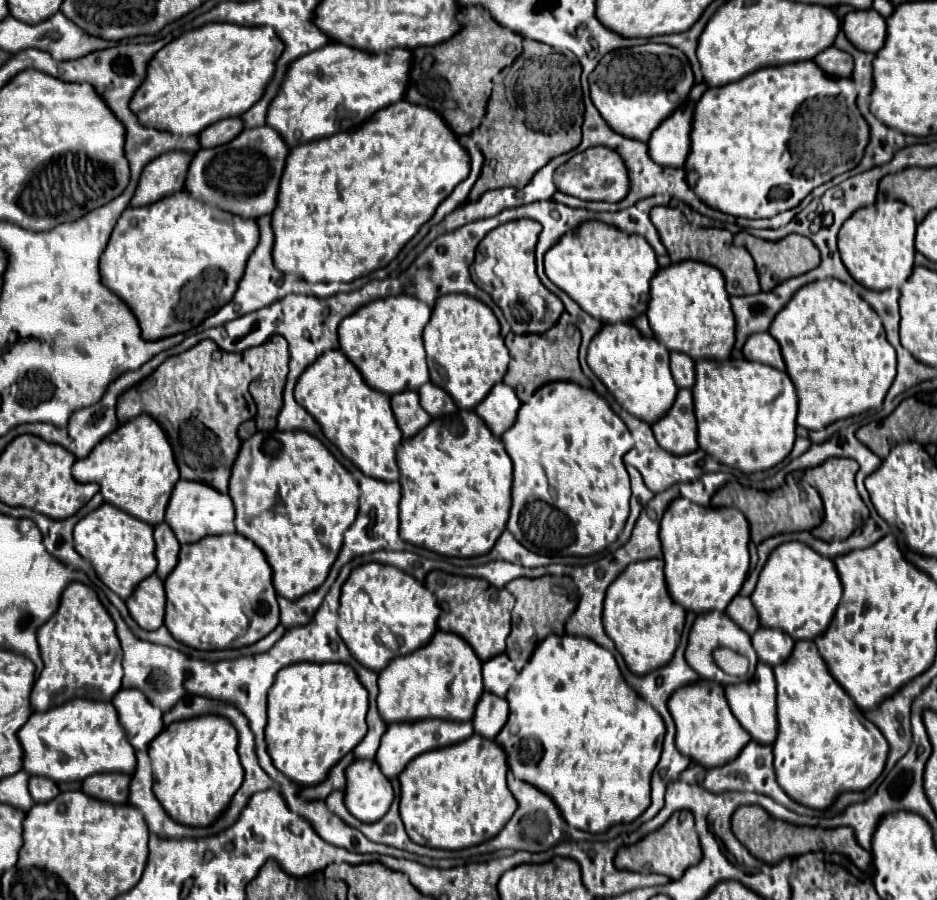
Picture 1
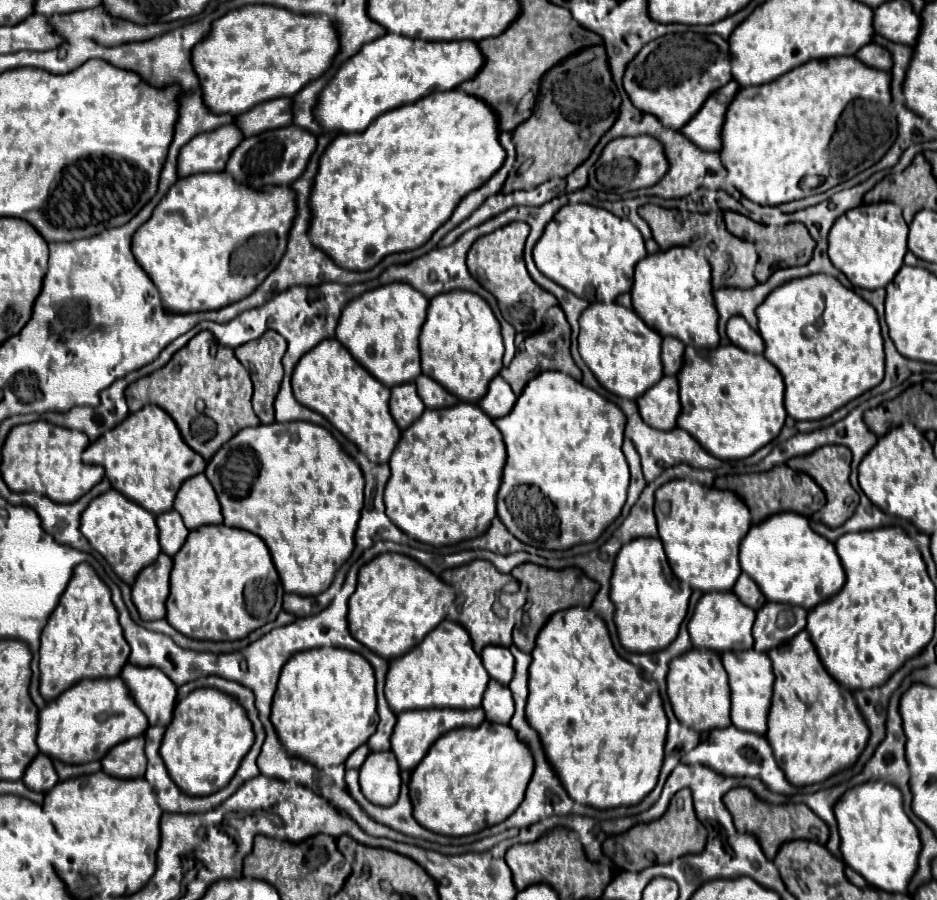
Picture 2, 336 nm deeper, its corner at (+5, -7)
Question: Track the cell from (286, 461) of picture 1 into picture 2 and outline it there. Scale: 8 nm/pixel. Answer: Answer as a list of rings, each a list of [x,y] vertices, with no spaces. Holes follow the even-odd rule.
[[[274,422],[274,424],[260,424],[256,428],[244,428],[242,432],[238,432],[232,440],[228,440],[228,444],[224,444],[220,448],[220,452],[216,452],[216,456],[210,458],[208,462],[208,468],[204,472],[208,476],[208,480],[212,482],[216,494],[218,494],[218,500],[222,504],[222,514],[224,514],[224,524],[232,526],[232,528],[240,528],[240,530],[248,530],[256,536],[260,536],[266,546],[270,548],[270,554],[272,554],[272,560],[274,560],[274,566],[280,574],[280,580],[282,580],[282,586],[284,586],[284,592],[288,594],[298,594],[298,596],[318,596],[322,594],[324,590],[328,590],[328,586],[332,584],[334,580],[334,574],[338,572],[338,568],[348,560],[348,556],[352,554],[352,548],[354,548],[354,530],[358,526],[358,520],[360,520],[360,510],[362,510],[362,496],[364,496],[364,478],[362,478],[362,472],[360,472],[360,466],[340,448],[340,444],[336,442],[336,438],[324,430],[322,426],[318,424],[312,424],[312,422]]]

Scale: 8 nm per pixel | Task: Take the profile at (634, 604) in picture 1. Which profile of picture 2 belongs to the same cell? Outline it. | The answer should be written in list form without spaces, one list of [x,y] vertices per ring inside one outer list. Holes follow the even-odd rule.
[[[636,538],[616,556],[610,580],[610,600],[614,602],[614,624],[626,652],[652,654],[668,648],[688,612],[692,590],[672,574],[662,542],[658,538]]]

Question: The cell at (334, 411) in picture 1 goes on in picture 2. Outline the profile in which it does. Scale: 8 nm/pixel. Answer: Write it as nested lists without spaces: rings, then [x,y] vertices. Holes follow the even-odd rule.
[[[322,340],[312,352],[300,358],[292,376],[292,390],[300,404],[322,414],[336,430],[354,442],[370,462],[388,462],[400,440],[400,428],[388,412],[390,390],[368,374],[338,340]]]

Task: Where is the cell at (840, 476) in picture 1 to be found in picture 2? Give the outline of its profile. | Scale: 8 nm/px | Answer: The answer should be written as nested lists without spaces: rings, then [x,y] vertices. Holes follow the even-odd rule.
[[[824,446],[824,448],[818,448],[814,454],[792,458],[788,462],[788,466],[792,470],[800,470],[800,472],[810,474],[810,478],[824,490],[826,504],[824,504],[824,508],[820,512],[814,514],[814,520],[826,524],[828,528],[842,526],[854,514],[854,510],[858,506],[858,494],[850,486],[850,480],[848,480],[848,476],[850,476],[850,462],[852,462],[852,452],[842,448],[842,446]]]

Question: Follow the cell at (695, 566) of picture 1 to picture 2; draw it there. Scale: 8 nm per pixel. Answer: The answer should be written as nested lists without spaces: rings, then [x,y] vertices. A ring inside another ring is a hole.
[[[672,480],[656,490],[658,534],[676,578],[692,590],[730,592],[740,576],[738,546],[750,530],[746,504],[730,490],[708,488],[690,480]]]

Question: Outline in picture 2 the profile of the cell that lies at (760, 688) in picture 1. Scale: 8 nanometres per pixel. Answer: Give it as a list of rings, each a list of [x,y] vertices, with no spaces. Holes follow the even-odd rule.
[[[748,650],[748,652],[724,652],[722,656],[724,670],[728,672],[728,684],[732,692],[732,724],[736,728],[766,734],[766,716],[770,710],[772,700],[772,686],[774,686],[774,672],[768,654]]]

